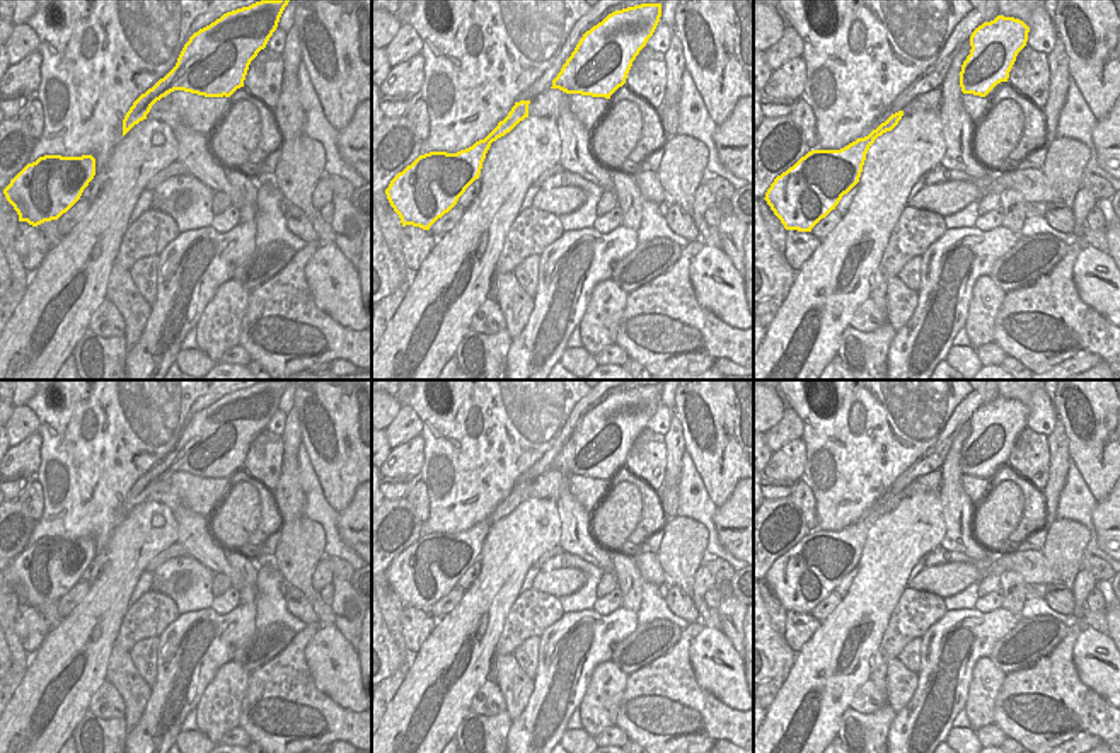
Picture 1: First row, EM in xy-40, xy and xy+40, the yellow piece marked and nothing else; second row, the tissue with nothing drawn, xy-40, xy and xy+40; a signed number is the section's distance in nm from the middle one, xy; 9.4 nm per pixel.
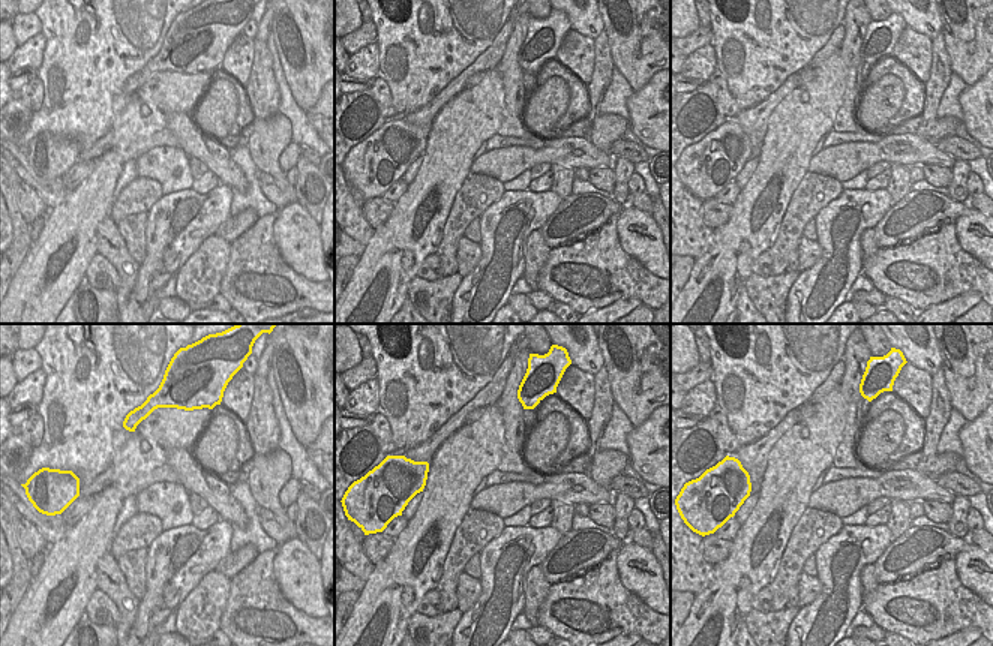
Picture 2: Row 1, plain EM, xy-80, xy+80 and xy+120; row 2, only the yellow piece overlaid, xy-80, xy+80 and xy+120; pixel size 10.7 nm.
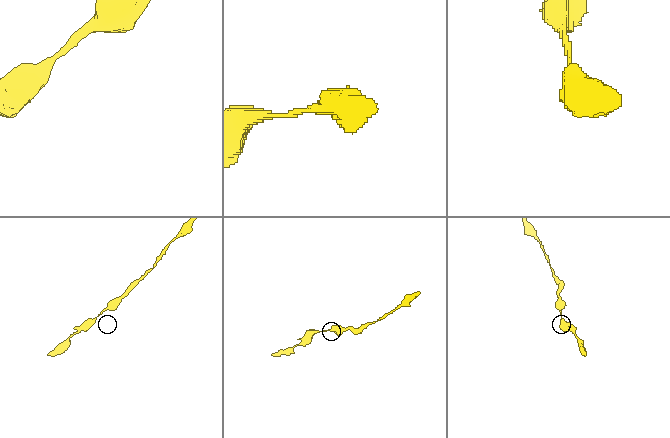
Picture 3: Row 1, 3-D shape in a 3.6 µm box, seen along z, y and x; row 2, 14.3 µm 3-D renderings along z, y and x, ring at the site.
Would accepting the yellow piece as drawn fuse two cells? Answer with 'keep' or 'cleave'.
keep

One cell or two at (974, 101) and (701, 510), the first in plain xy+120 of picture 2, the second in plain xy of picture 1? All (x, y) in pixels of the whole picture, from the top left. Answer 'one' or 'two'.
two

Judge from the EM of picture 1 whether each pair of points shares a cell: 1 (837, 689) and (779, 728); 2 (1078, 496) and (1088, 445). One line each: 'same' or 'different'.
1: same
2: different

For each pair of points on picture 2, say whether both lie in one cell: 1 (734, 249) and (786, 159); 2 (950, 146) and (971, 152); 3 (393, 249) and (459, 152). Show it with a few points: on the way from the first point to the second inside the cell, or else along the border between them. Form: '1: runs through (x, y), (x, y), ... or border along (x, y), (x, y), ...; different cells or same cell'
1: runs through (749, 227), (752, 204), (767, 182); same cell
2: runs through (954, 146), (960, 146), (966, 152); same cell
3: runs through (413, 225), (419, 203), (441, 176); same cell

